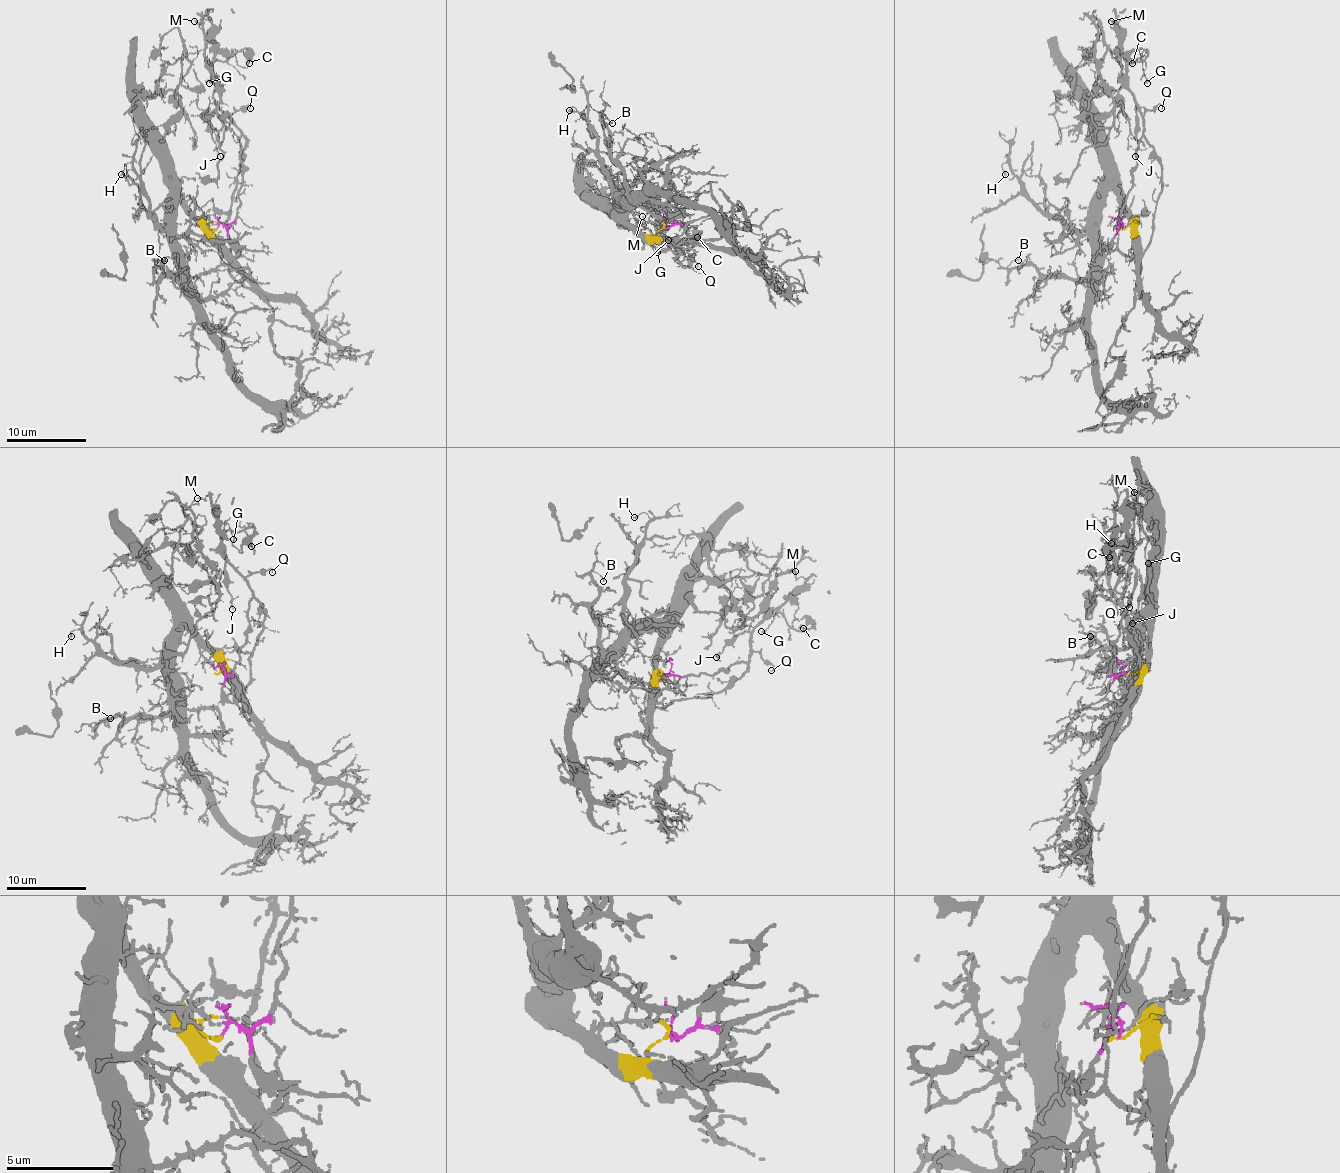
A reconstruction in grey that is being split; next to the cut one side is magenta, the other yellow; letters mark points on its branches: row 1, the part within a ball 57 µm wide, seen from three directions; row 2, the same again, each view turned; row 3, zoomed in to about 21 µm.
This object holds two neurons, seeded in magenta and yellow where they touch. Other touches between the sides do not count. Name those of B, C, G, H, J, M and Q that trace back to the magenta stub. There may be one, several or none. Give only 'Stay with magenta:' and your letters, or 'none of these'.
Stay with magenta: C, G, J, M, Q

